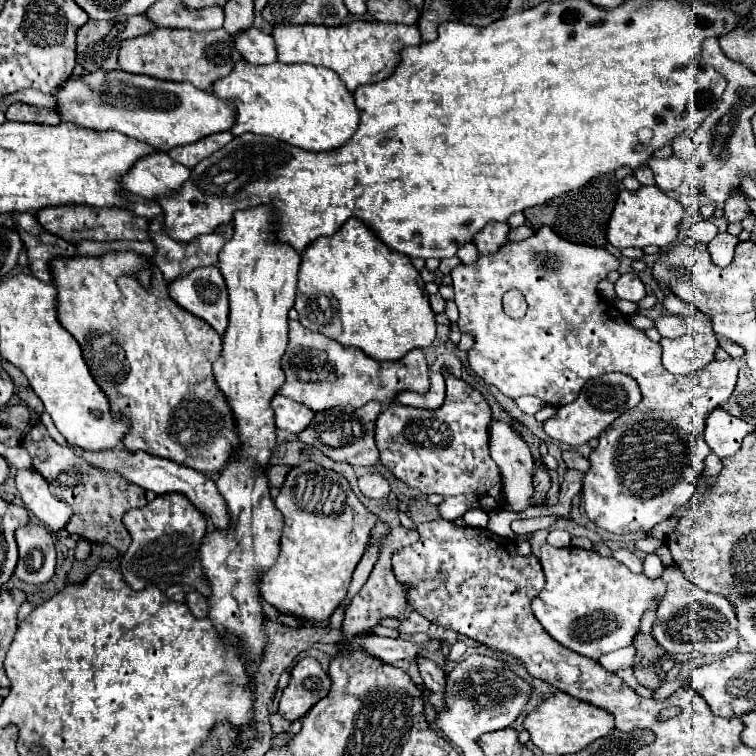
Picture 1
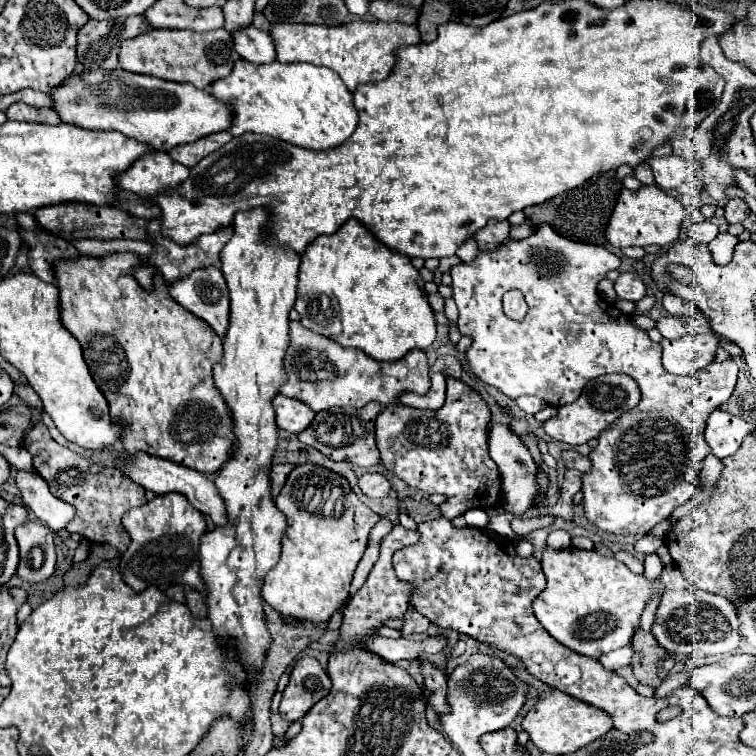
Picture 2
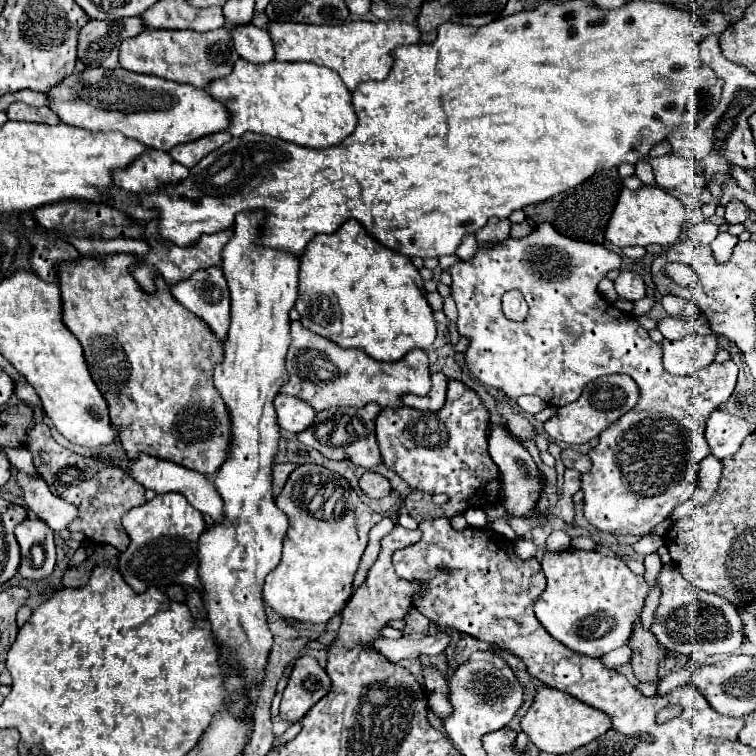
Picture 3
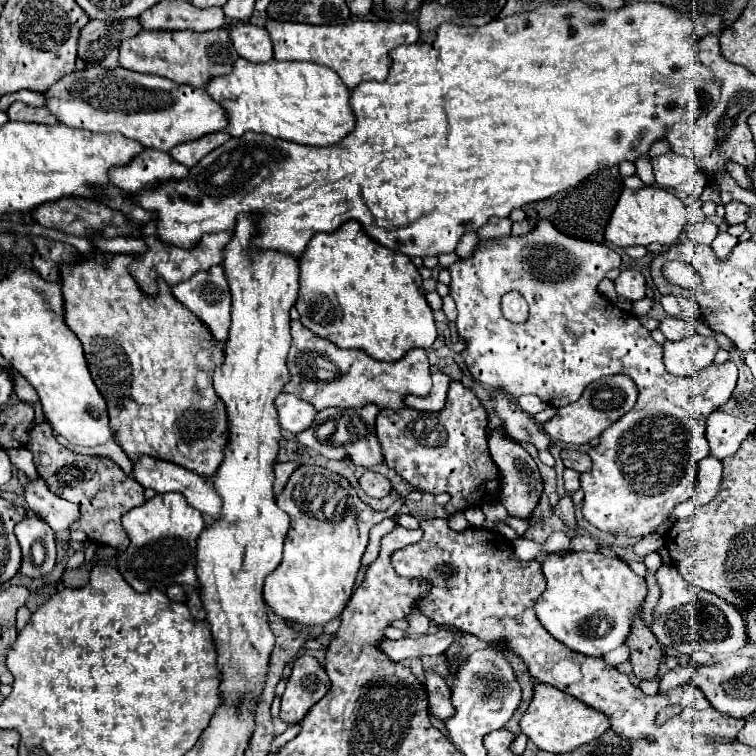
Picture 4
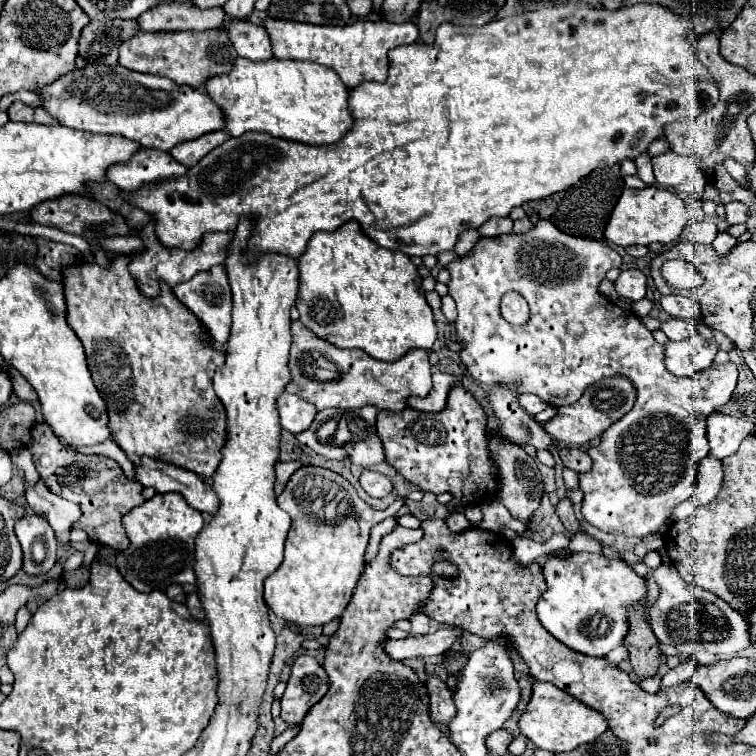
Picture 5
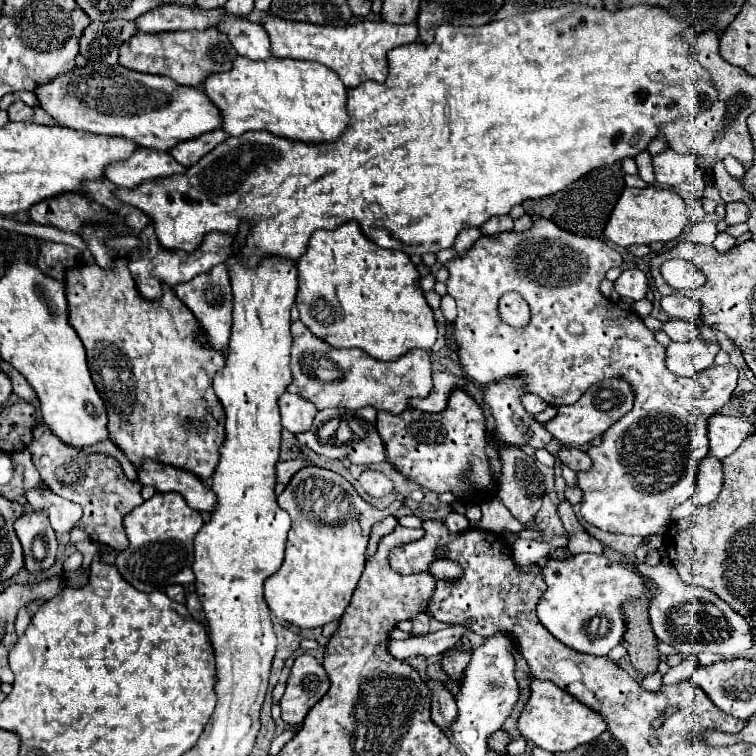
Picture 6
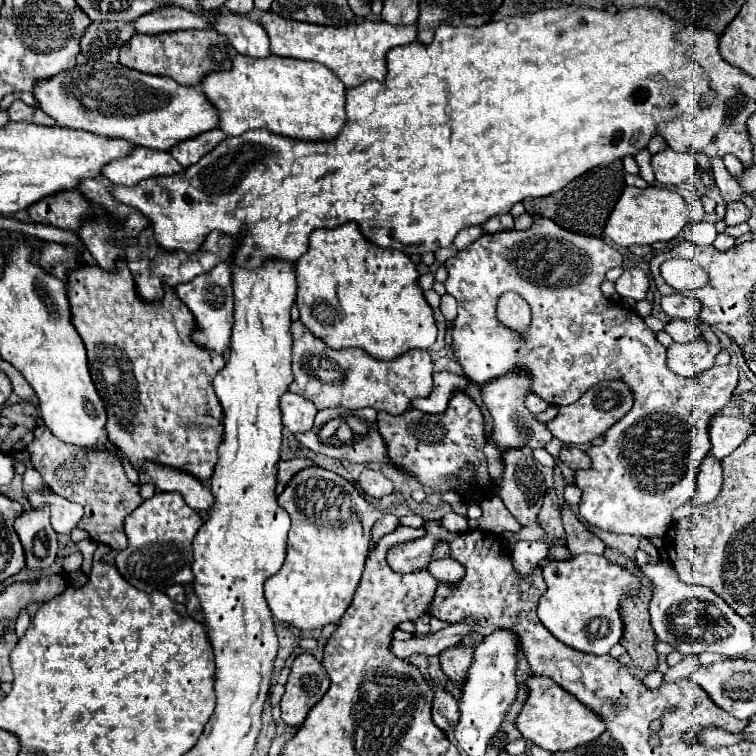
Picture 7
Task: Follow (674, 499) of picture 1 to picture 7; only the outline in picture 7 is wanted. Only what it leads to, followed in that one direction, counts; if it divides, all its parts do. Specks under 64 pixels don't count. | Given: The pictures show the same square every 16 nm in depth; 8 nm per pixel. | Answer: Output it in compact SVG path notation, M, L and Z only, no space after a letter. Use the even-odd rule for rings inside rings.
M548 218L534 220L532 228L524 232L510 230L480 236L470 248L446 262L446 290L458 302L452 348L470 380L488 384L506 374L524 372L530 382L530 392L548 400L552 406L574 404L590 388L590 382L624 380L634 392L634 406L606 430L600 446L588 450L592 468L576 472L576 486L582 490L580 516L588 524L616 534L640 538L664 536L672 522L672 512L696 496L698 468L710 450L708 420L730 402L738 370L726 364L708 368L694 378L674 376L666 366L666 348L656 340L656 334L644 320L634 310L620 308L604 298L600 284L614 266L622 266L622 256L602 238L572 234ZM508 290L518 292L530 304L532 322L526 332L500 324L496 316L496 302Z

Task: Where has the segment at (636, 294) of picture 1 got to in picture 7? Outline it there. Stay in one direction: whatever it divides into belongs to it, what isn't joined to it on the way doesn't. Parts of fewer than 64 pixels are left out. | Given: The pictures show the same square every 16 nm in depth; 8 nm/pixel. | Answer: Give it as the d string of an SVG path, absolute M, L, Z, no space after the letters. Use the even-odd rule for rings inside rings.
M628 268L616 280L616 292L628 300L642 300L648 292L648 276L640 268Z

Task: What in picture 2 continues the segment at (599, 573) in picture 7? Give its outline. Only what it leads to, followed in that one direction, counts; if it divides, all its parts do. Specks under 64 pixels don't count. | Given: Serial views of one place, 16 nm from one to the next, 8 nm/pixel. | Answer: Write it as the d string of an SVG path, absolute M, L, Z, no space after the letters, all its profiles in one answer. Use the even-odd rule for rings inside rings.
M544 546L542 570L546 574L546 588L532 602L534 616L554 640L596 660L602 654L630 646L652 594L664 594L664 584L658 580L652 582L644 574L634 574L616 558L600 556L594 550L556 550Z

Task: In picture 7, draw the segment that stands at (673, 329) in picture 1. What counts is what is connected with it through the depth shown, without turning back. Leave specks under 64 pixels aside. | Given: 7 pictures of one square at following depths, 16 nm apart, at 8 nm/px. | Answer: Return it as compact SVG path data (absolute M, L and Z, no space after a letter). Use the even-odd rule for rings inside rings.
M670 320L664 324L664 332L670 334L674 342L692 342L700 338L700 328L698 324L690 320Z

